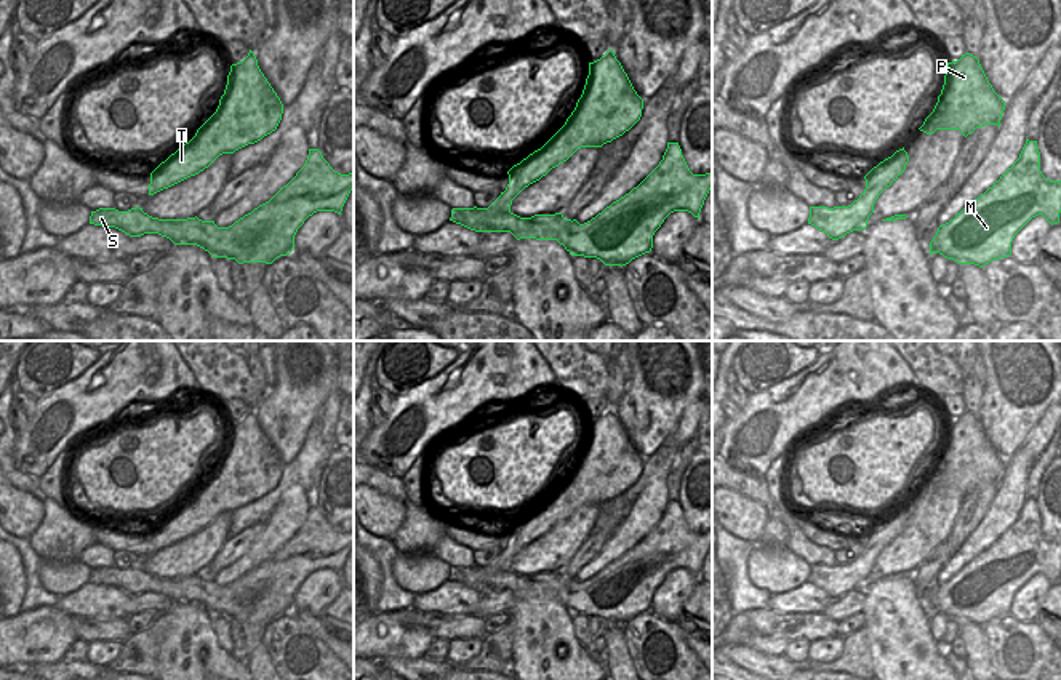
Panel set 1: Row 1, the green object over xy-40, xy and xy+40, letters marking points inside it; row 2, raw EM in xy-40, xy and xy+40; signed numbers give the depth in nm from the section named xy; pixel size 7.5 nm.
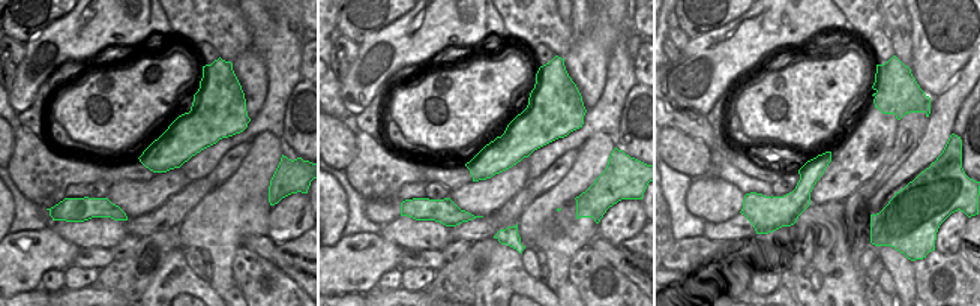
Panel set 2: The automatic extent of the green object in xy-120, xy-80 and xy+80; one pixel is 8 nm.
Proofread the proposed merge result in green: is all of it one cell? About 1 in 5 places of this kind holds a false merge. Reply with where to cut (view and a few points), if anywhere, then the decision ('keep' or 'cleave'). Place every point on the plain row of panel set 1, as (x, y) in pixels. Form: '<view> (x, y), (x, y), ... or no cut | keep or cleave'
xy (509, 570), (495, 573), (490, 578), (488, 589) | cleave

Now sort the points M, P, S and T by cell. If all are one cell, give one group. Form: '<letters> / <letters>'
M S / P T

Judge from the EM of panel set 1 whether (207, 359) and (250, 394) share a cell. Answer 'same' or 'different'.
same

